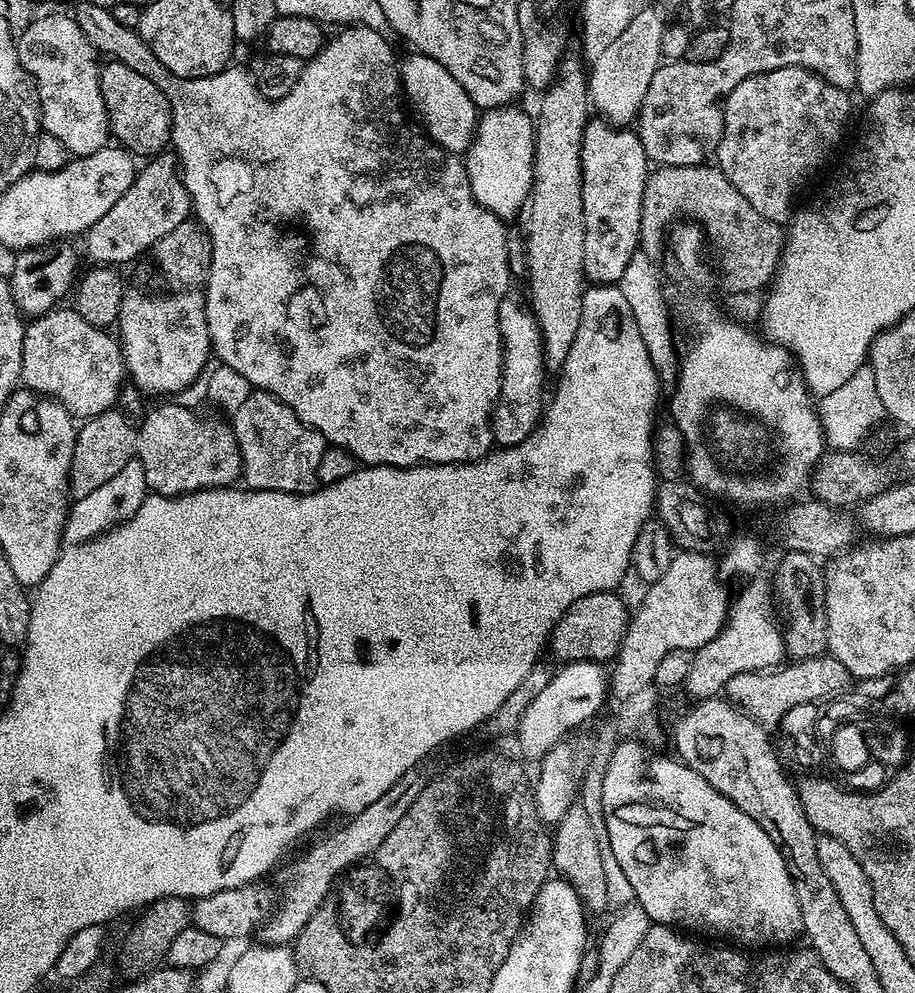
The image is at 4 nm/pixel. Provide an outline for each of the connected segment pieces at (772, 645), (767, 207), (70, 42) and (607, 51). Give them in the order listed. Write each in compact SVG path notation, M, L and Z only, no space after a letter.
M764 580L748 584L731 601L727 623L720 633L691 657L686 689L697 701L719 697L732 678L743 672L760 673L775 670L785 663L784 637L781 625L772 617L773 589Z
M786 66L751 76L746 78L746 82L738 82L738 86L734 86L732 93L724 99L722 138L716 147L714 160L722 174L762 218L783 225L793 215L792 199L796 191L831 158L832 151L839 146L848 128L848 119L852 116L848 96L845 89L815 76L808 68Z
M60 12L54 13L53 16L37 15L35 19L33 19L32 25L20 36L15 37L15 41L18 58L22 62L24 69L28 71L28 75L32 77L36 89L36 99L40 101L41 129L45 132L49 132L54 138L58 138L58 142L62 142L62 146L66 146L66 150L73 157L89 156L98 151L98 149L105 147L110 140L110 129L108 127L108 115L106 114L106 102L102 102L102 90L100 89L100 70L102 64L101 61L96 61L96 59L98 59L98 53L83 36L83 32L79 29L78 22L75 21L74 16L72 14L63 16Z
M655 6L643 8L630 26L618 34L618 38L607 41L604 48L590 64L588 72L588 98L593 109L596 108L601 117L613 126L628 126L640 115L642 98L646 98L646 90L650 86L650 78L654 78L660 69L659 50L666 20Z

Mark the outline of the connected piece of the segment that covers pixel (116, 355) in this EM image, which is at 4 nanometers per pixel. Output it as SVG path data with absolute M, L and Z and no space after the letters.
M57 306L51 312L27 321L22 342L20 379L23 387L41 396L51 396L74 418L89 418L102 414L116 404L115 400L120 396L120 383L126 380L124 353L120 350L119 339L111 331L90 326L90 322L86 322L75 307L64 307Z

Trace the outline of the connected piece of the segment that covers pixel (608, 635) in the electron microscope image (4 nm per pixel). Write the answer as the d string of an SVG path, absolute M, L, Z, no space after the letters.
M615 591L595 592L586 598L578 598L566 614L556 623L550 637L550 652L560 662L608 662L617 657L617 652L627 632L630 619L630 608Z

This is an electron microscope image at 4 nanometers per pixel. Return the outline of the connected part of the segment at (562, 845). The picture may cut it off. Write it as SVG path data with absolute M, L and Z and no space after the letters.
M571 804L565 816L555 825L552 836L552 867L561 877L568 880L570 886L580 895L586 913L607 913L606 852L602 847L601 837L600 840L596 837L596 828L592 825L587 810L580 804Z

